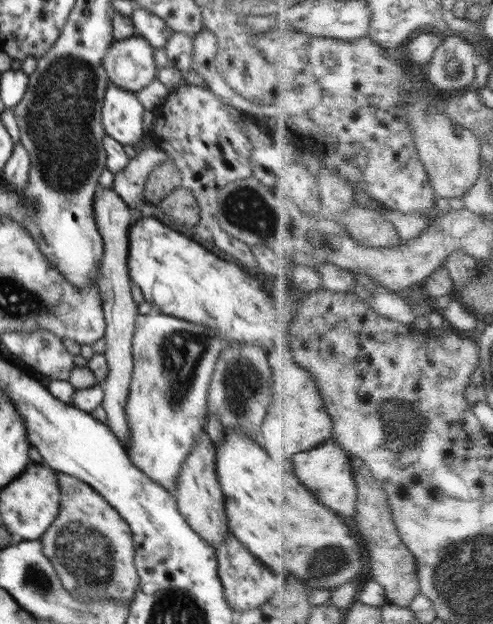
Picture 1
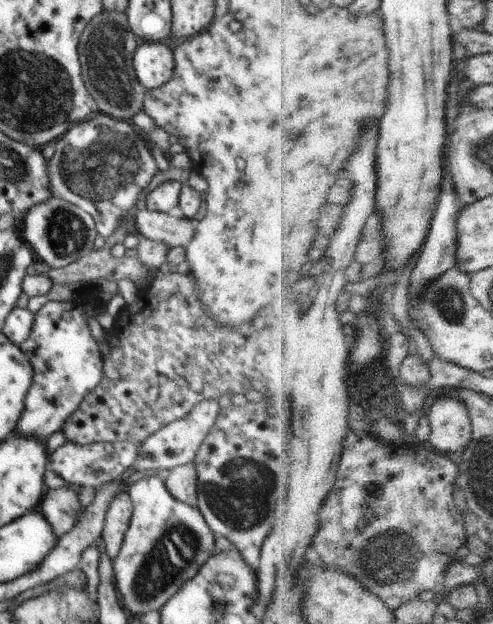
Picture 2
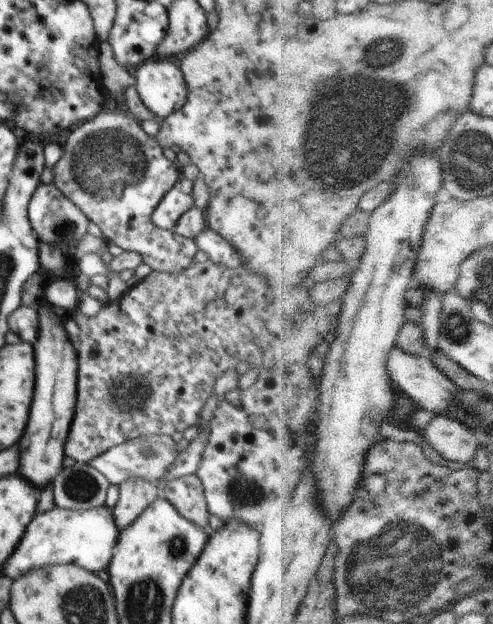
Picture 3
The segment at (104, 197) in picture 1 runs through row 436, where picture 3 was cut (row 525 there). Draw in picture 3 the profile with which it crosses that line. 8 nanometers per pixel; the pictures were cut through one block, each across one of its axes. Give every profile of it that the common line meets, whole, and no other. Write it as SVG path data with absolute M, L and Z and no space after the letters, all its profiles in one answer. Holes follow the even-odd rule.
M139 478L126 479L119 487L119 499L113 508L113 515L120 532L130 526L147 506L160 498L161 492L156 482Z

